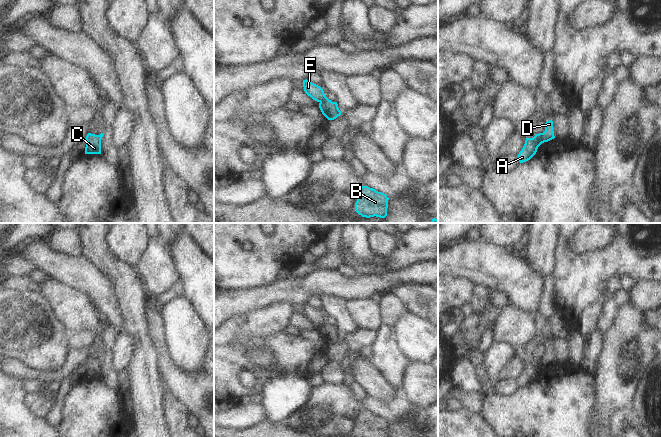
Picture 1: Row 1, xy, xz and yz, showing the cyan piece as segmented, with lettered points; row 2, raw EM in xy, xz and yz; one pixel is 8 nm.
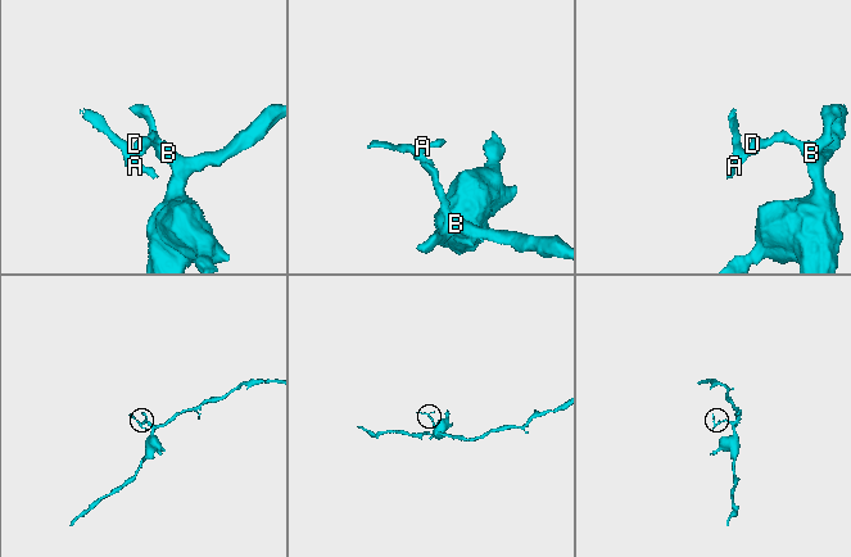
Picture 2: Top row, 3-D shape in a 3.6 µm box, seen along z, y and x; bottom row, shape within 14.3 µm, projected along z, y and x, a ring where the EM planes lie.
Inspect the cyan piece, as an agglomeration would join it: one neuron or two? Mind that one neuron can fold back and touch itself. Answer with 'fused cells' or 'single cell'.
fused cells

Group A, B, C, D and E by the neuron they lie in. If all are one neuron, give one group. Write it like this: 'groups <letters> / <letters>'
groups A C E / B D

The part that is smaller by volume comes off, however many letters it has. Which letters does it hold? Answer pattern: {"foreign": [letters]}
{"foreign": ["A", "C", "E"]}

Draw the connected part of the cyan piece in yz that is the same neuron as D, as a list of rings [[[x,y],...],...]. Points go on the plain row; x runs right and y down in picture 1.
[[[552,343],[545,347],[545,355],[543,357],[535,358],[535,362],[542,368],[555,362],[553,355]]]

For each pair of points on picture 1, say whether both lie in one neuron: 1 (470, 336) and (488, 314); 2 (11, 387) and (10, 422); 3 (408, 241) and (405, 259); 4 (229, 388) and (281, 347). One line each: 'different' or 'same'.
1: same
2: same
3: same
4: same

